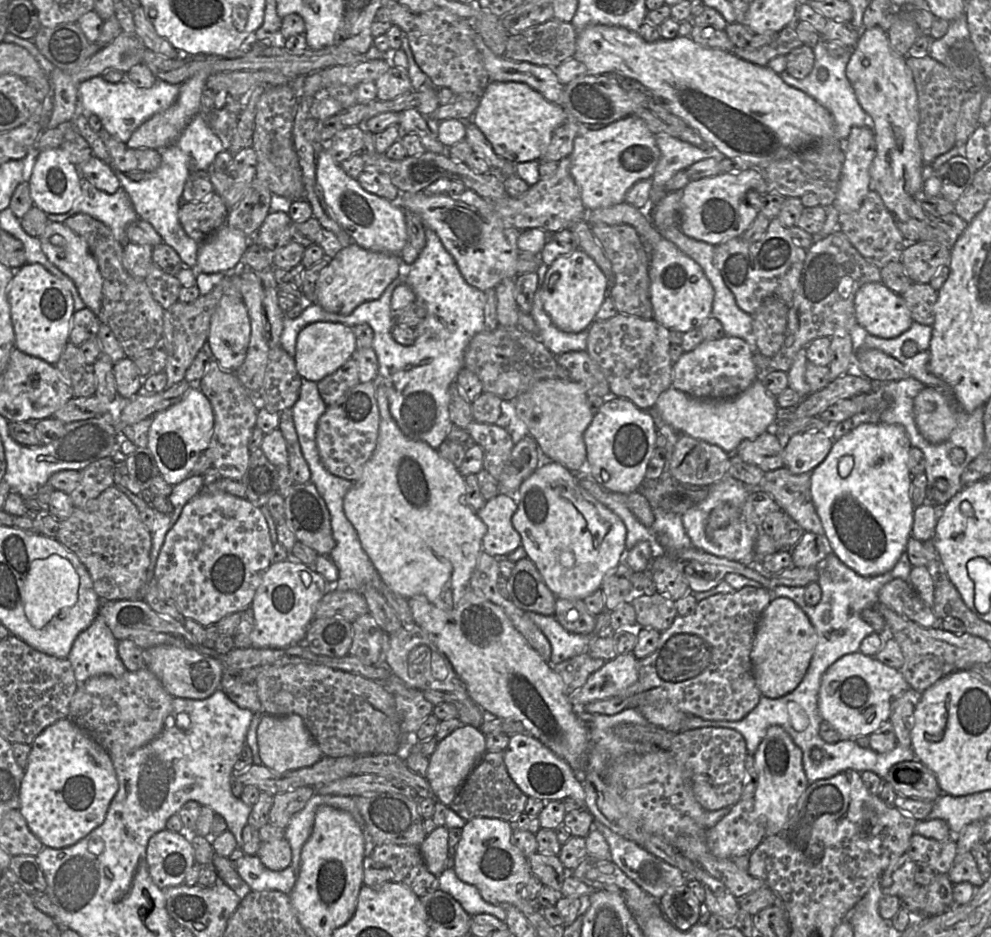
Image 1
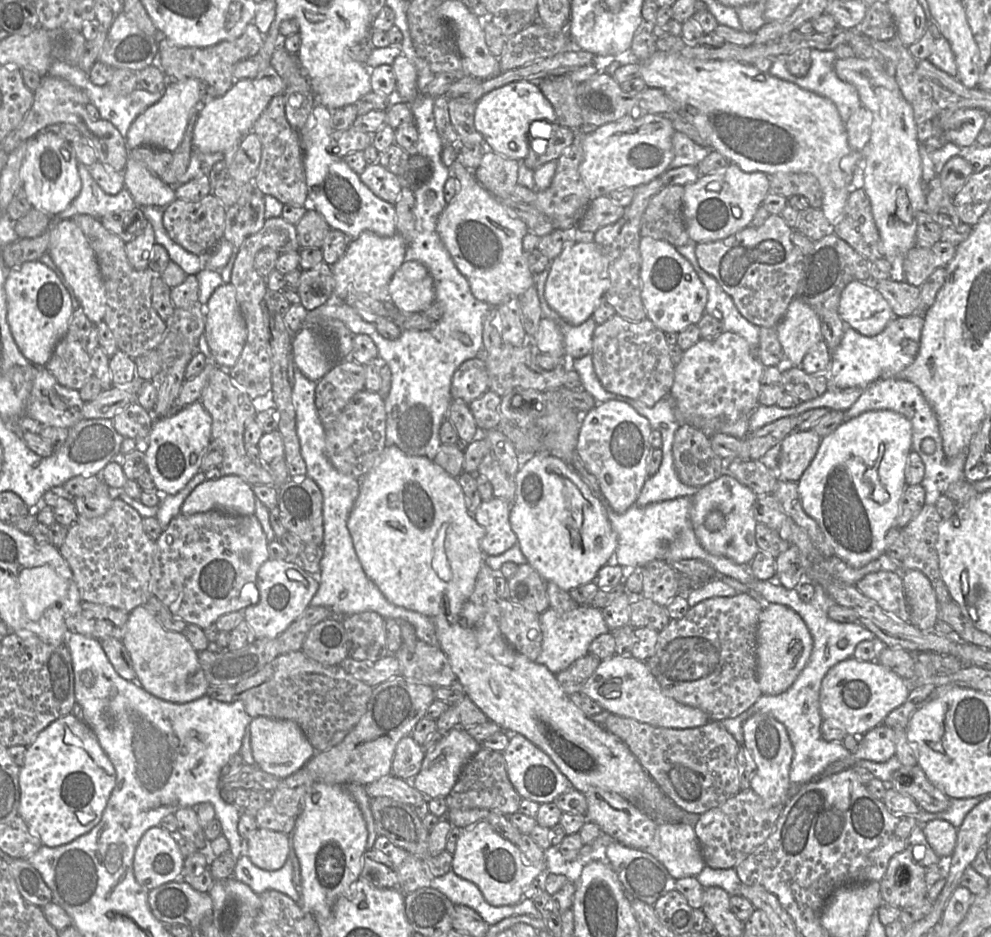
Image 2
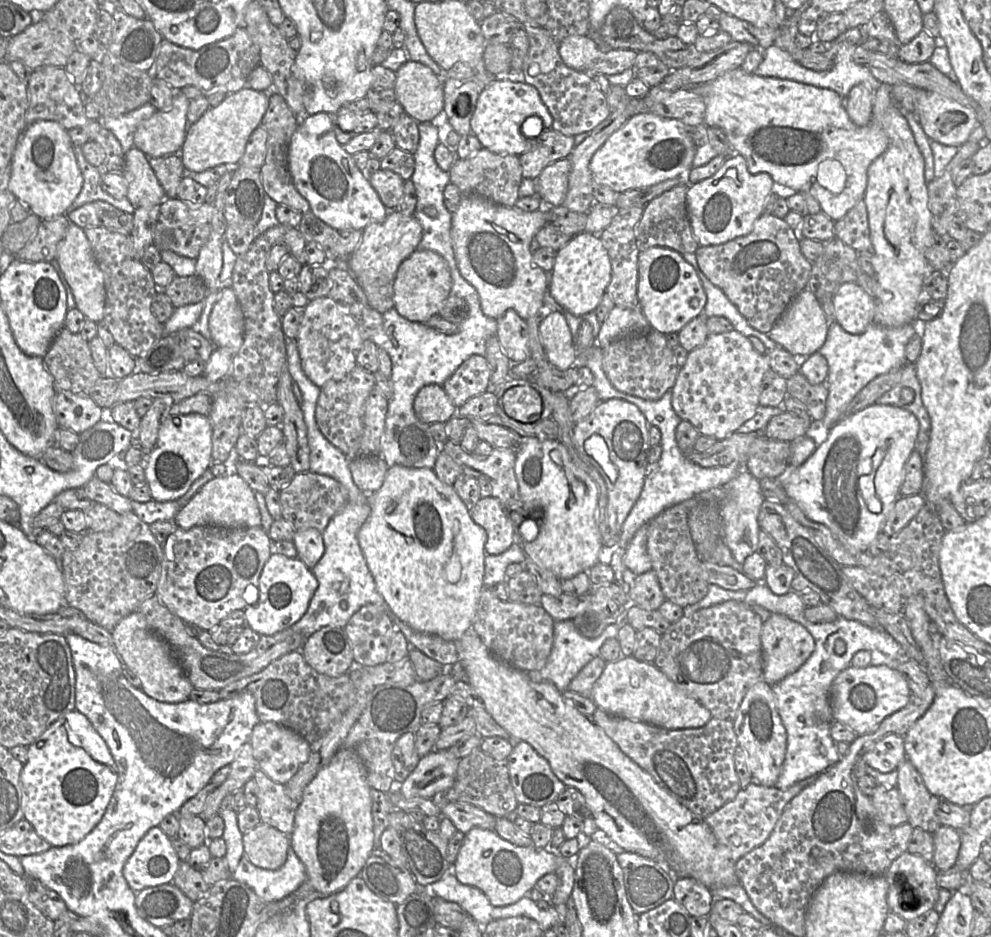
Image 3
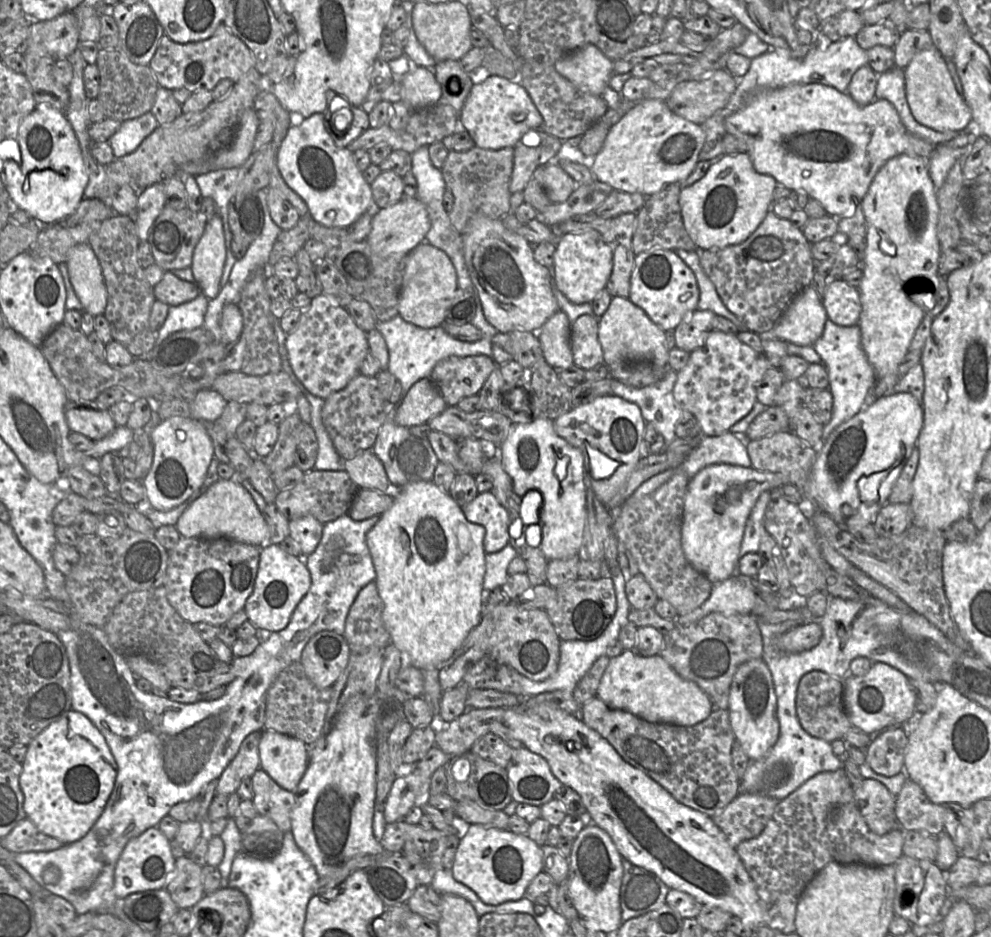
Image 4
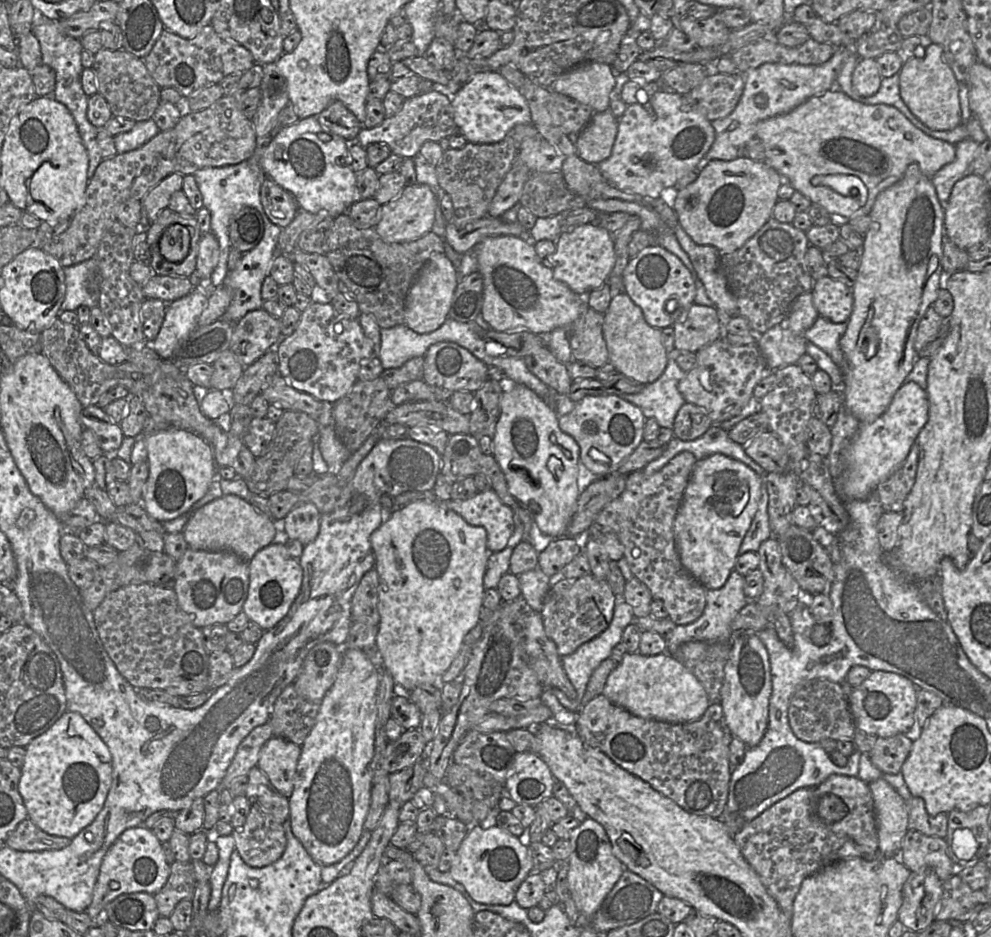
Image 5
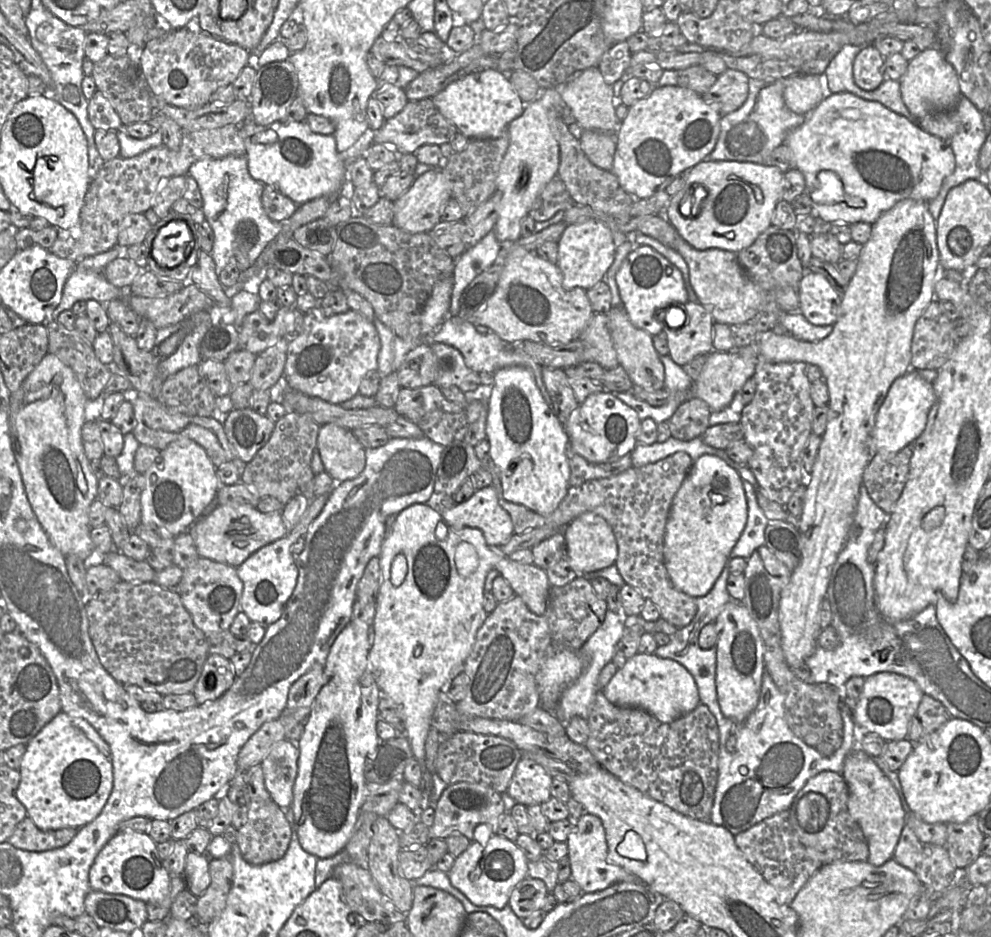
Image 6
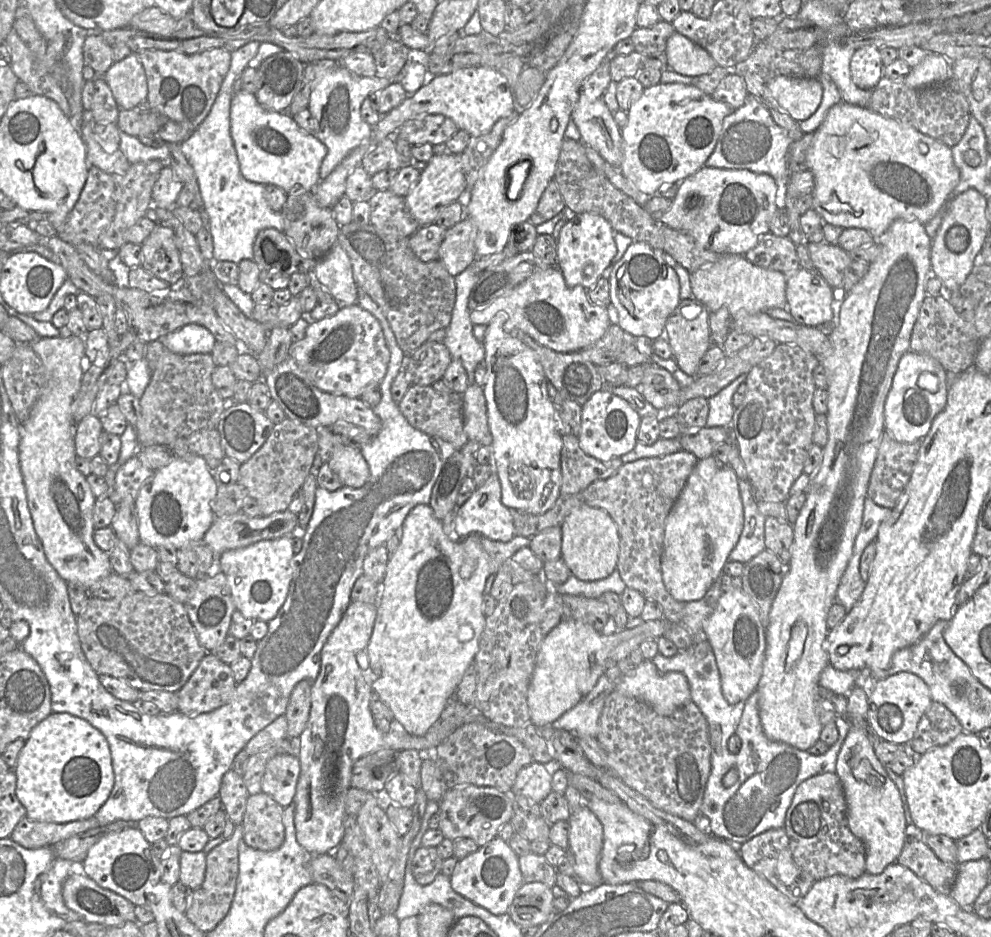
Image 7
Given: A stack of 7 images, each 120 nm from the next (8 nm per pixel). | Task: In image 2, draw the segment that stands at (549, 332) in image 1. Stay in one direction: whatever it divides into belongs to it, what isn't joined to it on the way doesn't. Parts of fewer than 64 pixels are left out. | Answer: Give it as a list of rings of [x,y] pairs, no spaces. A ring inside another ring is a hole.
[[[551,261],[546,266],[545,270],[539,275],[535,275],[535,286],[537,287],[537,295],[543,317],[552,319],[560,327],[564,336],[564,347],[567,359],[578,359],[587,354],[591,354],[593,333],[597,323],[594,321],[593,317],[590,317],[578,326],[571,325],[548,305],[544,296],[544,290],[550,268]]]

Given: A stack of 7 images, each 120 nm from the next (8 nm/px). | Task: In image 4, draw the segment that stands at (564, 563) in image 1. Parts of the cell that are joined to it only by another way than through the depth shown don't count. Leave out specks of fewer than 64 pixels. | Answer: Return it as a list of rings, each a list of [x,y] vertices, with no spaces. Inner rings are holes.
[[[539,417],[530,423],[512,423],[509,434],[499,446],[502,465],[511,477],[513,489],[521,498],[529,498],[528,507],[537,505],[538,523],[542,530],[540,548],[547,560],[565,559],[582,553],[584,528],[587,521],[586,487],[584,483],[584,457],[582,452],[559,437],[553,428],[553,420]],[[558,460],[567,462],[567,472],[560,480],[554,469]]]

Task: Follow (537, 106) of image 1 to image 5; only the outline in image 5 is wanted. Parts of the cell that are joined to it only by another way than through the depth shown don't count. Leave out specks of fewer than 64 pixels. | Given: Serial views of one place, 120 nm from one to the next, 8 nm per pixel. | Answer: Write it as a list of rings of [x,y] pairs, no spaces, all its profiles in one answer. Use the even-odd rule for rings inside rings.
[[[499,72],[475,74],[451,99],[454,122],[468,142],[497,143],[517,125],[531,124],[531,112],[520,90],[513,87]]]

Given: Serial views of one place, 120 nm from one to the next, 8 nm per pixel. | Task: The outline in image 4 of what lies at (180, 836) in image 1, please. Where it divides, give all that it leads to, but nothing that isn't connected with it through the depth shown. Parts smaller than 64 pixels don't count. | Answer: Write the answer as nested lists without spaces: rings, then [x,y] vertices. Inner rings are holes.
[[[151,827],[131,839],[123,849],[115,866],[114,893],[124,899],[132,893],[165,888],[175,871],[175,863],[176,859],[171,853],[169,840],[158,827]]]

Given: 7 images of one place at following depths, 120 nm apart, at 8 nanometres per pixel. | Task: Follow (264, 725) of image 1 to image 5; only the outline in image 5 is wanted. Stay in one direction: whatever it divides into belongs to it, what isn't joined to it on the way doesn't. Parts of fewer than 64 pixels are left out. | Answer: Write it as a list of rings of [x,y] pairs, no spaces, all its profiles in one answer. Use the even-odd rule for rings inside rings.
[[[271,737],[261,748],[257,766],[272,785],[289,798],[294,789],[295,772],[301,747],[282,737]]]

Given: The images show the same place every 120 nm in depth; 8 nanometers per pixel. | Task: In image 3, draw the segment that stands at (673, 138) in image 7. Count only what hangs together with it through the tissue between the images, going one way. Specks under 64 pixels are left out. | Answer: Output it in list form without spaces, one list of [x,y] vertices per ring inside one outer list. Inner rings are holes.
[[[653,113],[637,114],[611,134],[591,158],[589,169],[595,183],[617,193],[656,185],[674,178],[684,178],[693,168],[696,147],[691,128],[677,119]]]

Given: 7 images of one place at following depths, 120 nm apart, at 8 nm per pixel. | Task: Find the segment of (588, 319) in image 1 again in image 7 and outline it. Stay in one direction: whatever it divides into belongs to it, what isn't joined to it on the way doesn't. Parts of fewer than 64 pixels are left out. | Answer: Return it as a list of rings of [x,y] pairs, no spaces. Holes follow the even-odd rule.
[[[581,213],[567,214],[567,222],[562,227],[557,240],[557,268],[561,271],[568,287],[583,286],[588,289],[597,280],[605,276],[607,268],[611,265],[612,259],[617,254],[617,247],[614,242],[614,230],[610,223],[598,214]]]

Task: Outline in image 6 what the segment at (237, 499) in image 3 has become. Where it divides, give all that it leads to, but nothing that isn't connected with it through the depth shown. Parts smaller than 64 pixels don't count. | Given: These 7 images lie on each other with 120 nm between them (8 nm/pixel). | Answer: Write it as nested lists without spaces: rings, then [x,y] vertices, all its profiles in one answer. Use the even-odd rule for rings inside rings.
[[[248,504],[218,505],[208,516],[200,517],[188,530],[199,557],[237,567],[261,547],[287,534],[282,511],[262,513]]]

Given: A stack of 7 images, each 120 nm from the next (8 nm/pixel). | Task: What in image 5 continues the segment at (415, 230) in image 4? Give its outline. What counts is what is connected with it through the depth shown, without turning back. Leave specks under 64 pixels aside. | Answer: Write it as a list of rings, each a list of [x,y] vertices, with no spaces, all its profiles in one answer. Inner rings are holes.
[[[416,183],[406,186],[398,197],[382,206],[381,219],[374,229],[387,243],[414,241],[432,230],[438,204],[436,194],[428,185]]]

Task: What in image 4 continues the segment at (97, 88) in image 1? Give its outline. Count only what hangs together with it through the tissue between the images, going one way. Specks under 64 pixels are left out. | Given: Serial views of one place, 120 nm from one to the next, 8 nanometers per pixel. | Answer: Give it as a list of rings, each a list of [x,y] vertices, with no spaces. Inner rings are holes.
[[[151,111],[137,118],[122,121],[117,132],[108,140],[115,158],[135,151],[158,126],[159,124]]]

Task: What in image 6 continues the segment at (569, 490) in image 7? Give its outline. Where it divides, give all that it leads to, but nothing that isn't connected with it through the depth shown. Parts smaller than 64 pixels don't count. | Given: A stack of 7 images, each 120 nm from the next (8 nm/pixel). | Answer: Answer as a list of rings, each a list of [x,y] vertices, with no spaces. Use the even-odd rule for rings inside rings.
[[[570,440],[567,446],[567,459],[570,467],[570,487],[580,486],[591,480],[610,478],[632,467],[630,454],[626,454],[612,463],[595,464],[588,462],[572,450]]]

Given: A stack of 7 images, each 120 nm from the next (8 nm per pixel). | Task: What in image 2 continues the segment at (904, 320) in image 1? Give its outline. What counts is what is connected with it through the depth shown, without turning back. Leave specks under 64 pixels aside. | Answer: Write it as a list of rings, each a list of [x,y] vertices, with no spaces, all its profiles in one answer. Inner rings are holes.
[[[851,281],[848,283],[841,292],[837,311],[847,327],[851,327],[866,336],[881,333],[888,322],[896,317],[888,302],[871,281]]]

